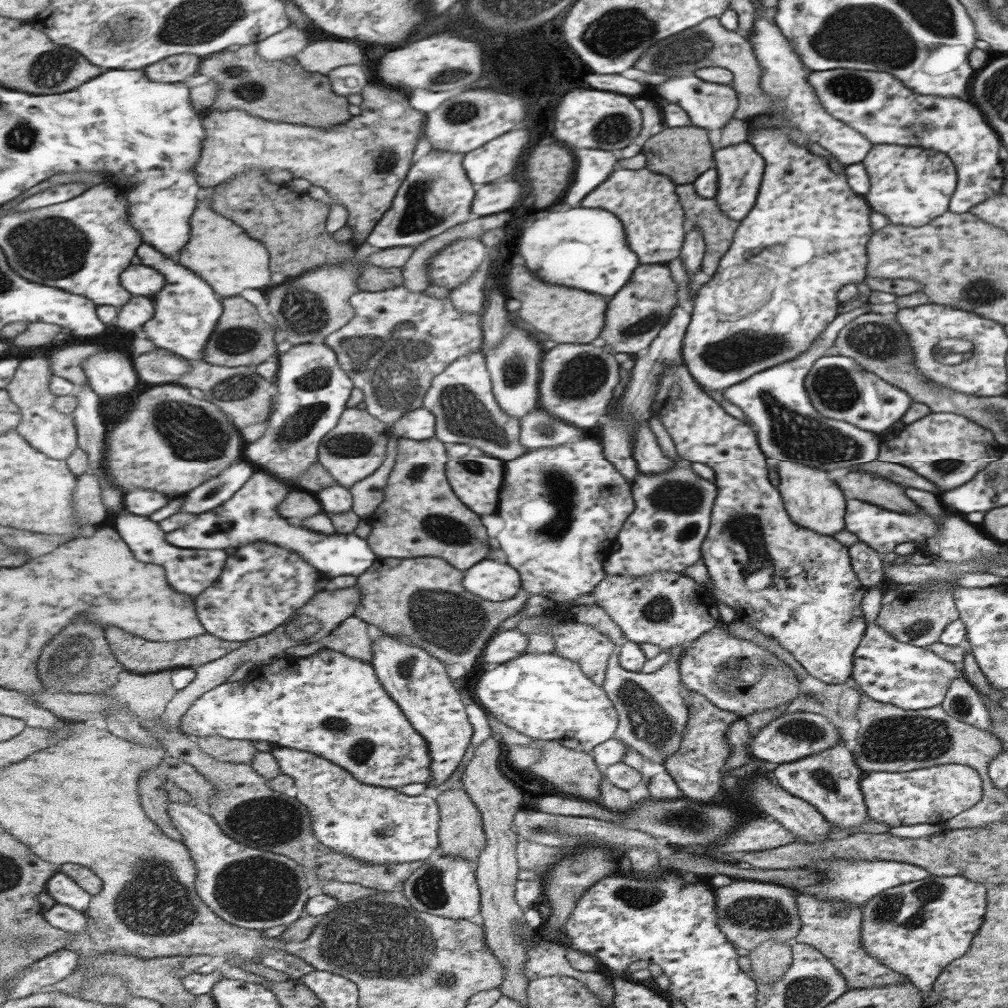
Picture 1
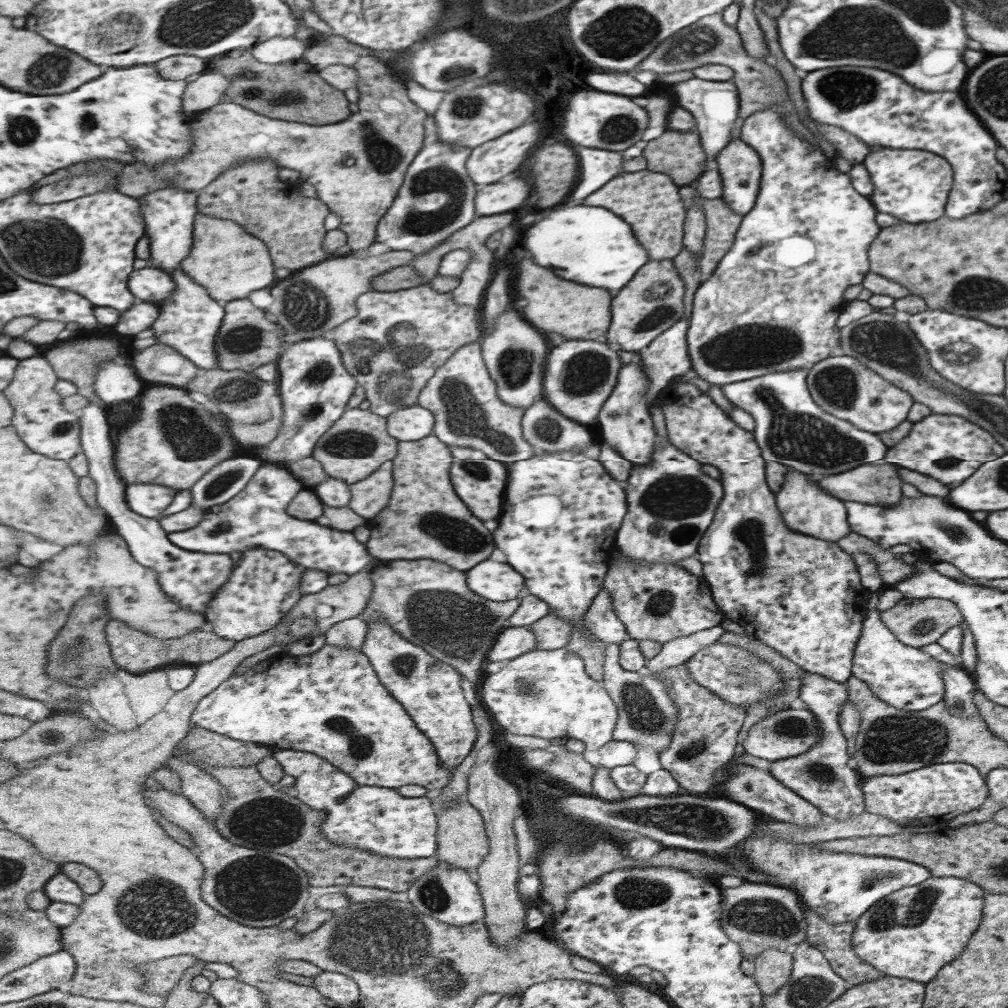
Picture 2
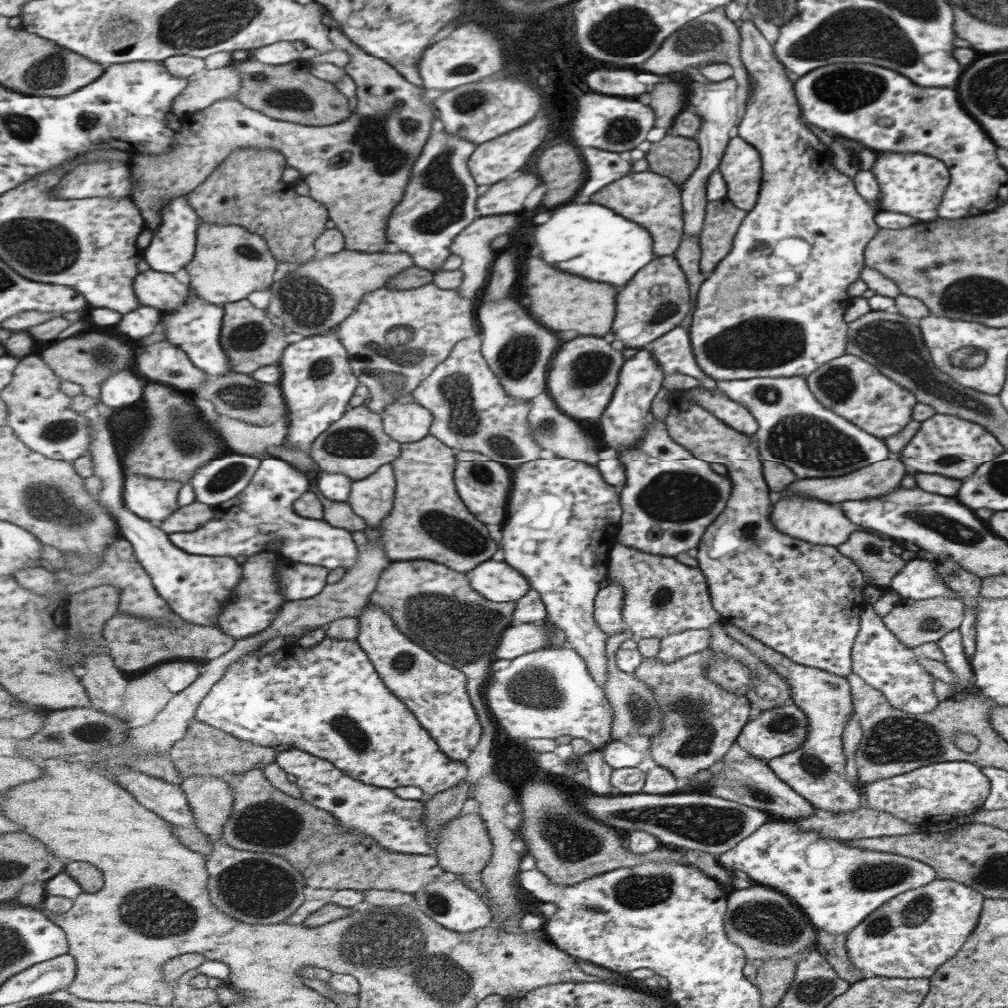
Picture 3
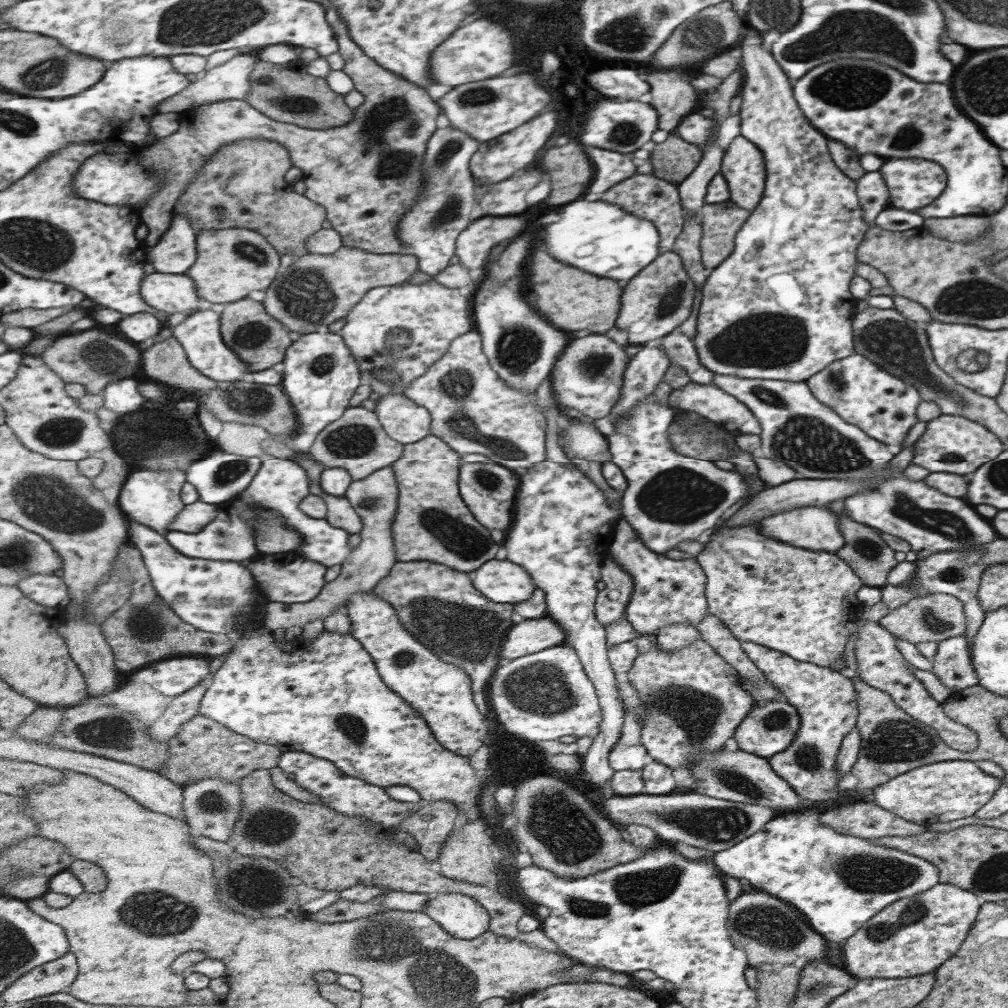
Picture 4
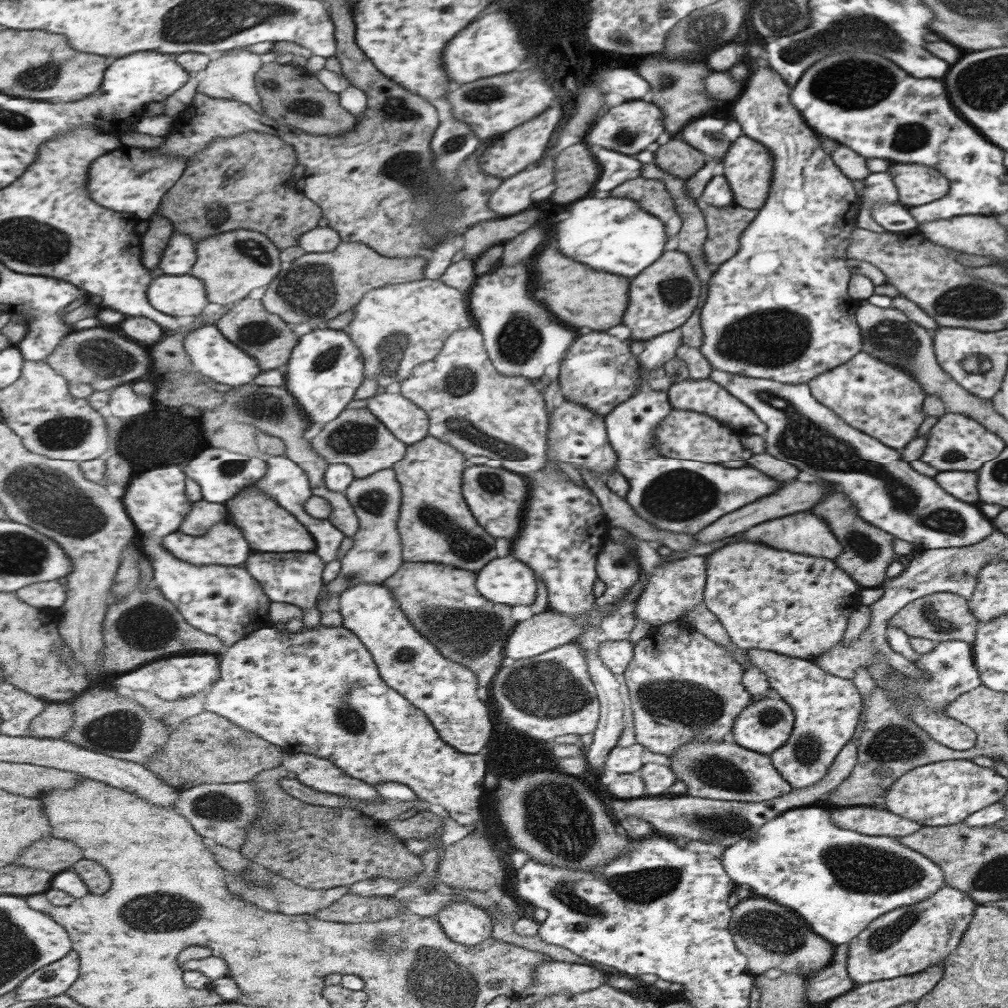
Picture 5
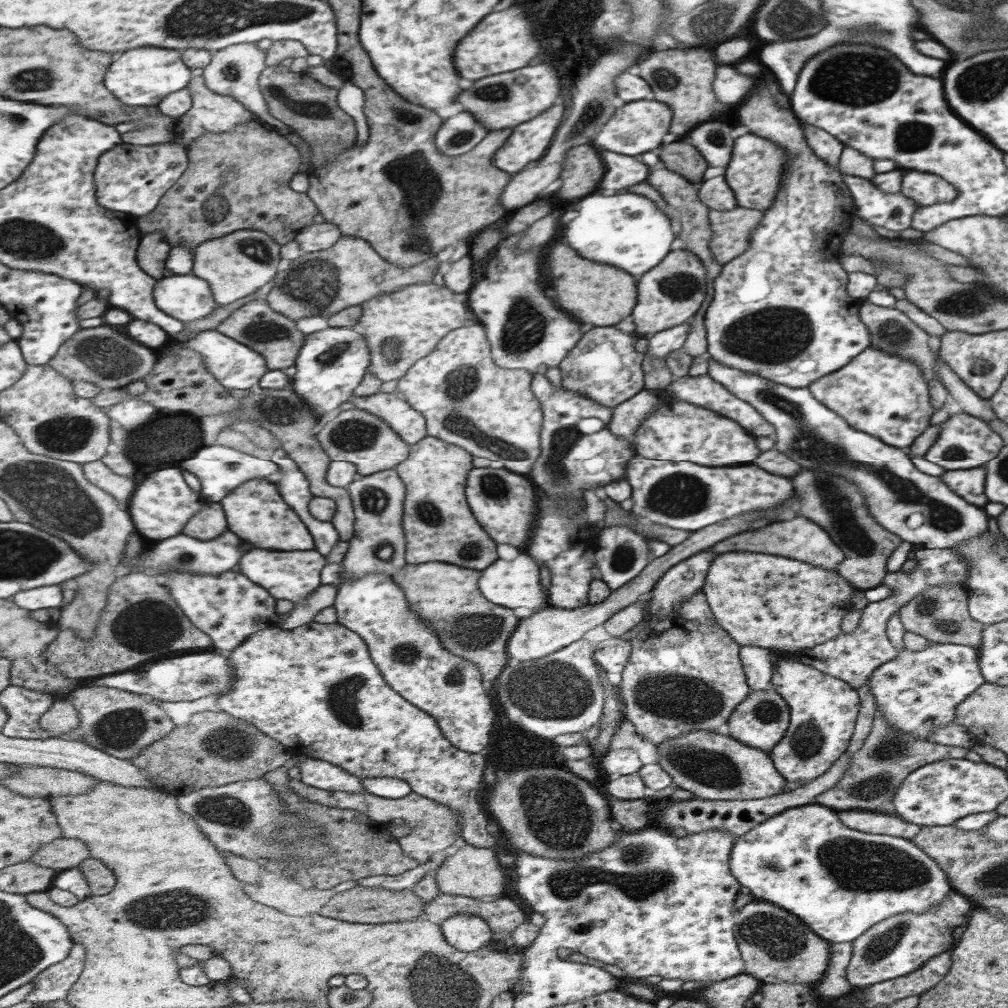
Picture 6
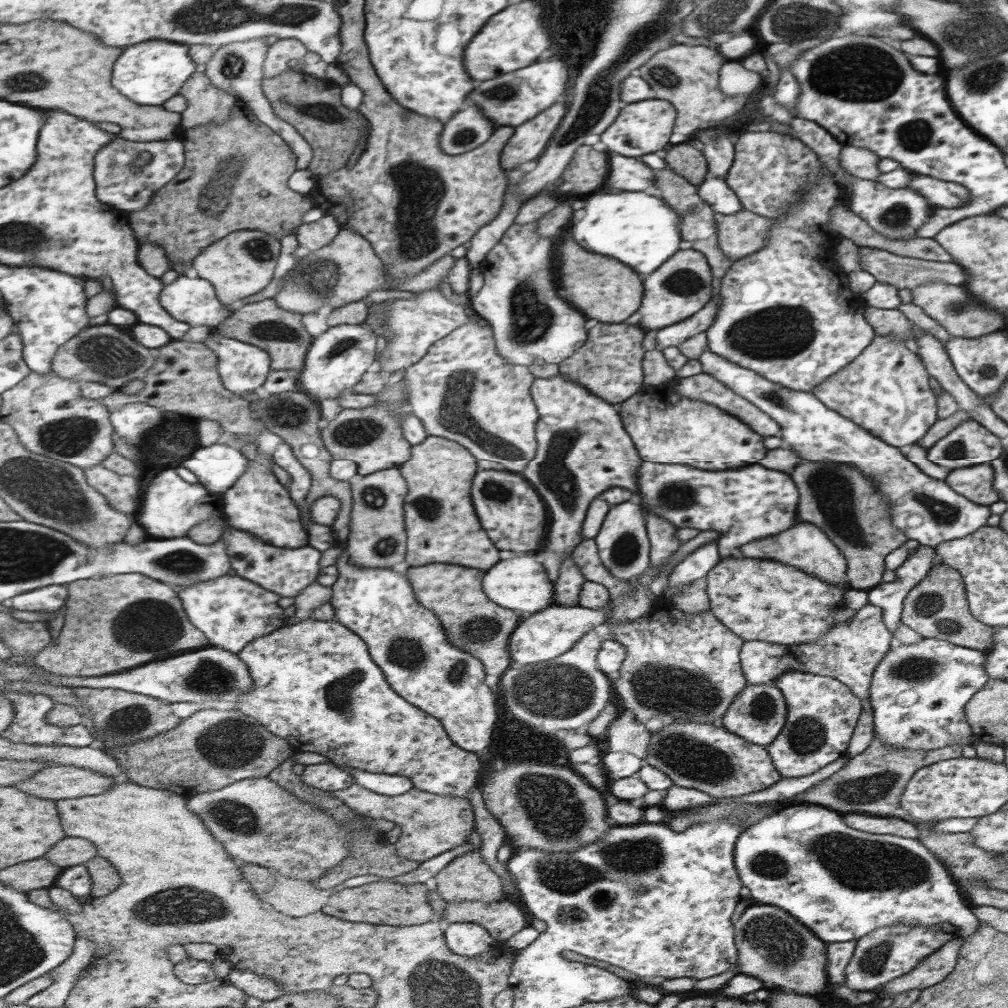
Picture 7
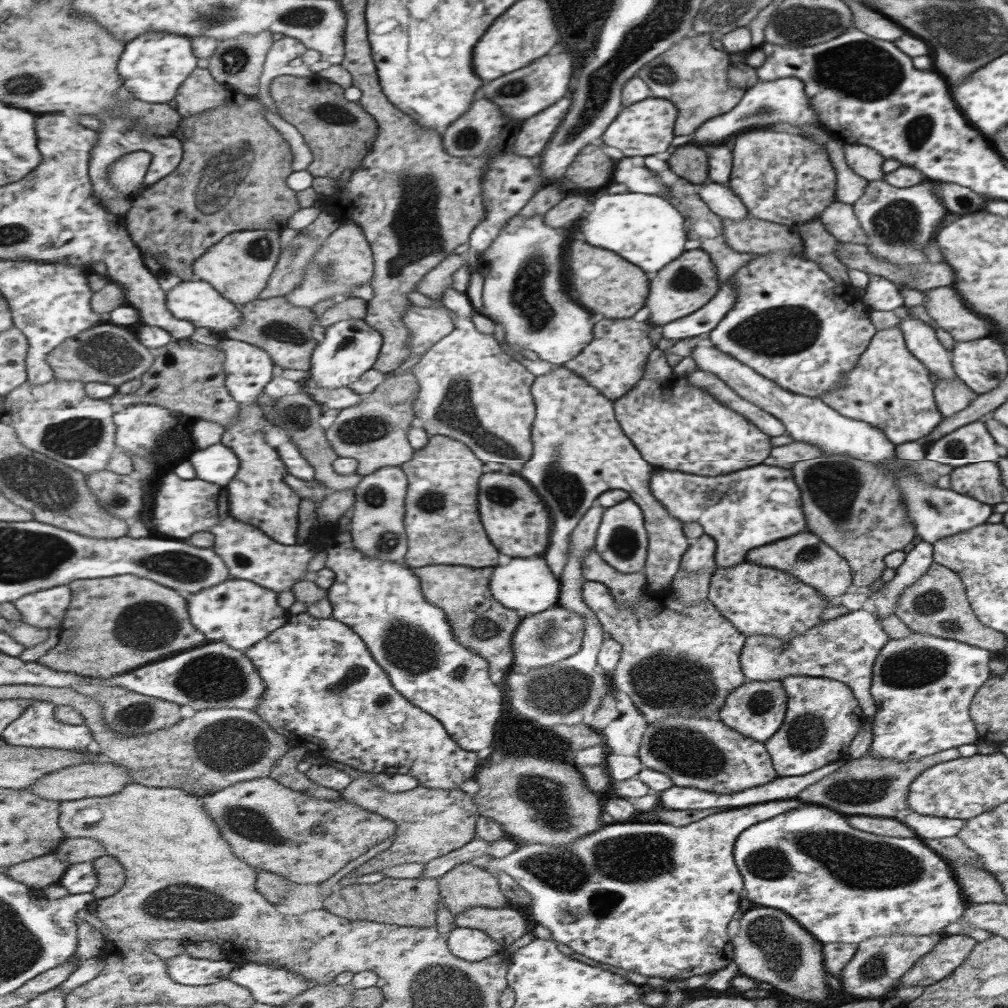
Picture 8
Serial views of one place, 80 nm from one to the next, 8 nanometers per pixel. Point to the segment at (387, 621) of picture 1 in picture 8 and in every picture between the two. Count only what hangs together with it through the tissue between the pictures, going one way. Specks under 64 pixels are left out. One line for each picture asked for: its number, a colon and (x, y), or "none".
2: (426, 601)
3: (422, 596)
4: (438, 604)
5: (441, 601)
6: (445, 596)
7: (476, 625)
8: (485, 627)

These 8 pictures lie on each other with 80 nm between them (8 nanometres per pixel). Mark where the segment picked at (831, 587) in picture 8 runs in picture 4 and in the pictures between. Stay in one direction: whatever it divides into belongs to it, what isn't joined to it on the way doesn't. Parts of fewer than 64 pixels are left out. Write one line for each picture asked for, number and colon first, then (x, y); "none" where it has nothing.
4: (815, 528)
5: (803, 533)
6: (798, 538)
7: (803, 546)

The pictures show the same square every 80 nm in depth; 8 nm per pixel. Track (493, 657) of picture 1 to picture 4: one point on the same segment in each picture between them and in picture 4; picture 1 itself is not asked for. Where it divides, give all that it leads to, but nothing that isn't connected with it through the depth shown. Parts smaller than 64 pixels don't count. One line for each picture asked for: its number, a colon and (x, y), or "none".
2: (514, 641)
3: (518, 640)
4: (533, 635)

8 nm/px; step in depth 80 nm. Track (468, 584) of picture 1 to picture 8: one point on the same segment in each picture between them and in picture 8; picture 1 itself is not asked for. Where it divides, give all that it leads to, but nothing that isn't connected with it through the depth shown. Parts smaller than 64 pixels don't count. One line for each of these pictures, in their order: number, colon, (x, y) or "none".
2: (497, 582)
3: (497, 582)
4: (499, 580)
5: (507, 581)
6: (515, 584)
7: (520, 584)
8: (525, 585)

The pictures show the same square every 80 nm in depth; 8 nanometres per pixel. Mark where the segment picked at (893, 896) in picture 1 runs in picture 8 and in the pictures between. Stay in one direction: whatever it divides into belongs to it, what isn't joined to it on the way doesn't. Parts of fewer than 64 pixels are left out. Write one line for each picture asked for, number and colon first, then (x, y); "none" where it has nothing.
2: (911, 934)
3: (910, 936)
4: (913, 936)
5: (905, 941)
6: (894, 947)
7: (888, 952)
8: (878, 964)

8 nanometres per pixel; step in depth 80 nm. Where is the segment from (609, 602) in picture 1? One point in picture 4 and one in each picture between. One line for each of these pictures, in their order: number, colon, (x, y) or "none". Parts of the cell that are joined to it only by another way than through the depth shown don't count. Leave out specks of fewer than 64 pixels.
2: (659, 602)
3: (661, 596)
4: (664, 591)

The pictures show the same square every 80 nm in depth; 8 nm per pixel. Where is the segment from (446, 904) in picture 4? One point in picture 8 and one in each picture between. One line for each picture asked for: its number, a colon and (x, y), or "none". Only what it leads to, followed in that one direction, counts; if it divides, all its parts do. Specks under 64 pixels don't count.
5: (465, 923)
6: (466, 932)
7: (465, 938)
8: (472, 945)

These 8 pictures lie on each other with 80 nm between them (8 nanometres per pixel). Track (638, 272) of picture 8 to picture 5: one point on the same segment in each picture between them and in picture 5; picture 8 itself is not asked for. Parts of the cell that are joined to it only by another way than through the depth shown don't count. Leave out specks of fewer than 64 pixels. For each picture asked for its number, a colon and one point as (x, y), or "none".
5: (584, 297)
6: (596, 294)
7: (607, 290)

